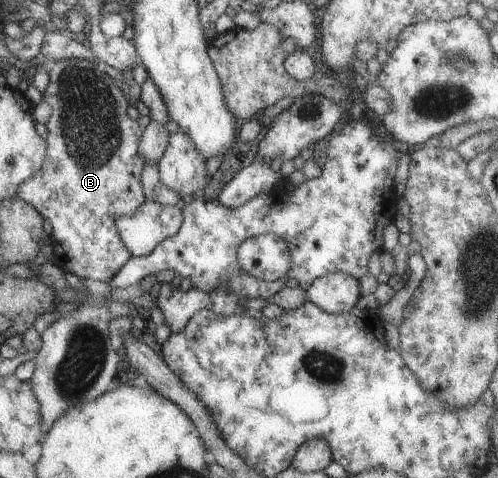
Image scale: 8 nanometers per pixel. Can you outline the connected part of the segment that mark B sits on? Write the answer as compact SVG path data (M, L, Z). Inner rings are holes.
M64 59L59 60L52 65L52 69L49 74L49 83L46 90L43 92L43 100L46 101L52 108L52 114L46 128L48 131L47 138L45 139L47 144L45 161L42 163L41 169L38 170L32 178L25 180L21 185L17 186L16 197L22 199L24 202L31 204L43 218L48 218L52 225L52 233L50 235L50 243L53 246L53 261L54 269L62 270L63 272L70 272L70 274L77 275L81 280L108 283L109 280L128 262L128 259L132 256L129 254L129 250L124 246L117 228L115 227L115 221L126 216L132 216L135 210L144 202L145 194L141 183L141 172L145 165L143 156L139 153L139 140L141 137L142 129L138 125L138 122L129 117L127 108L130 105L130 100L125 97L123 90L115 83L114 79L110 75L106 74L103 70L100 70L94 66L92 61L83 61L78 59Z

